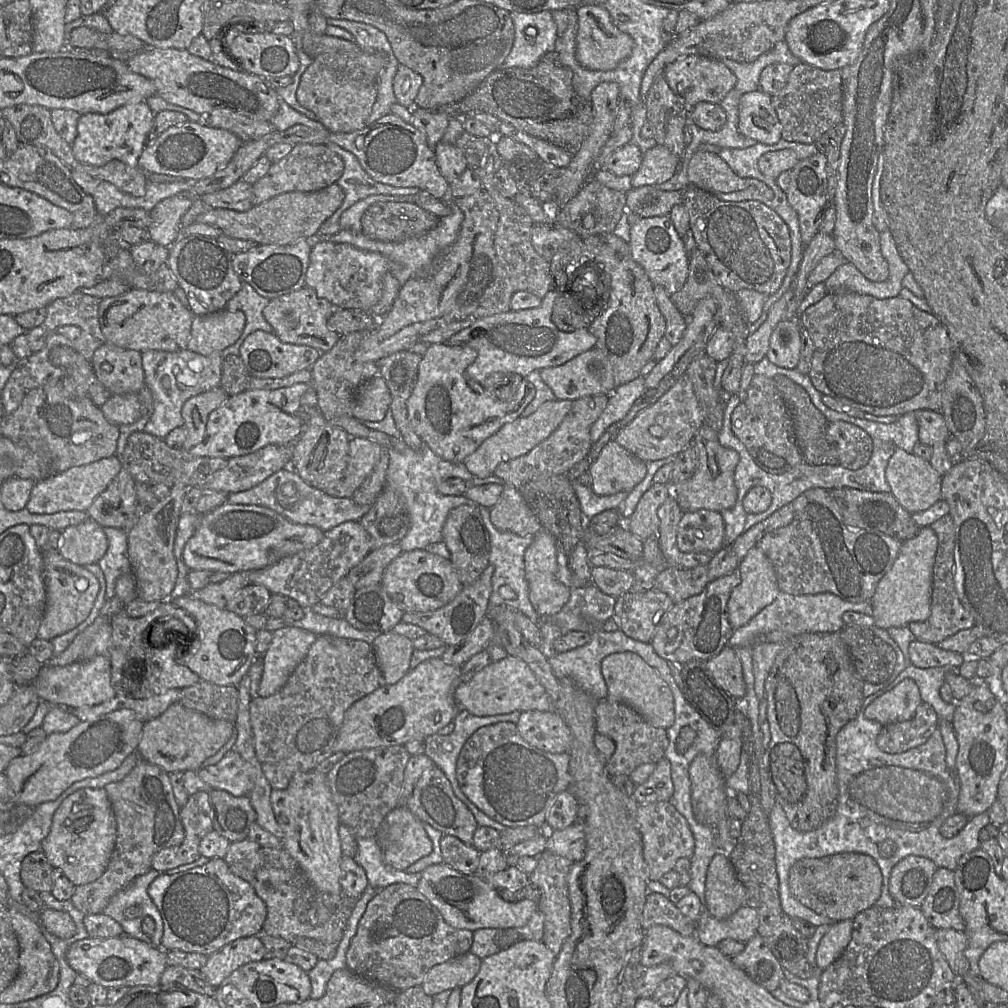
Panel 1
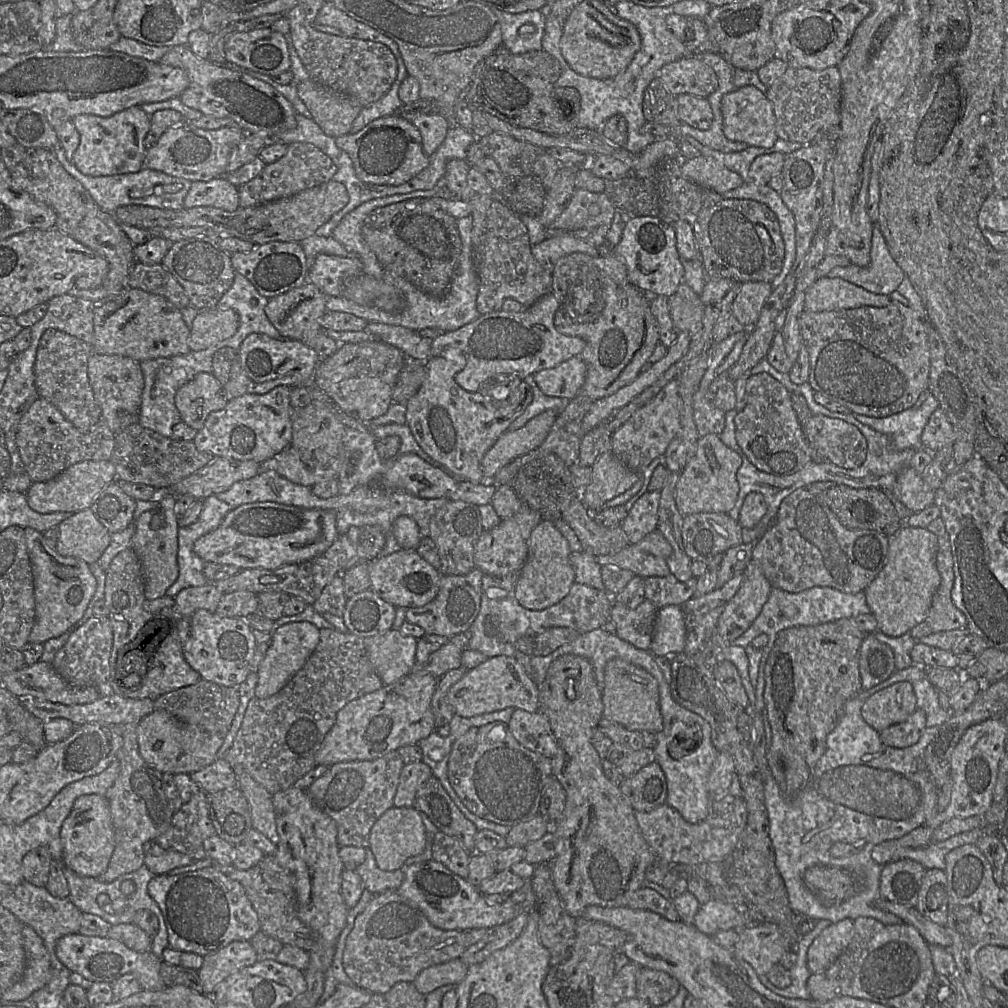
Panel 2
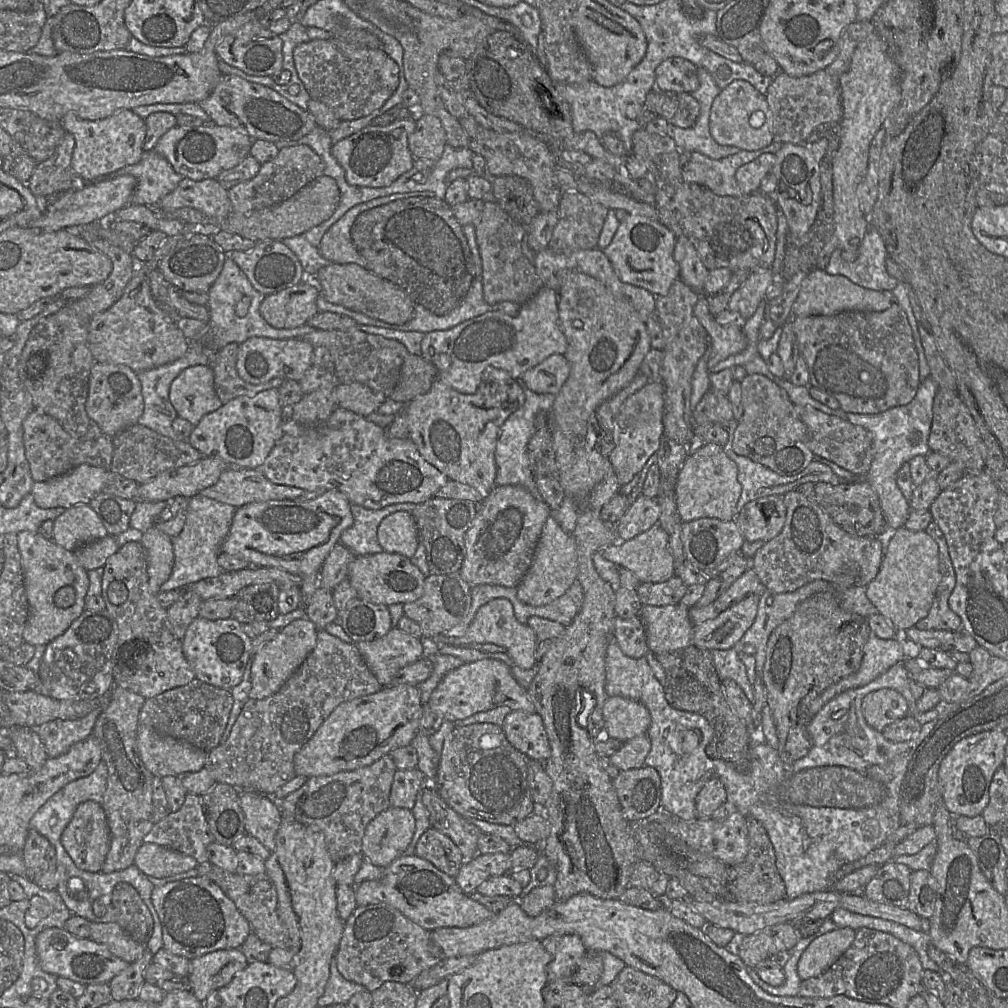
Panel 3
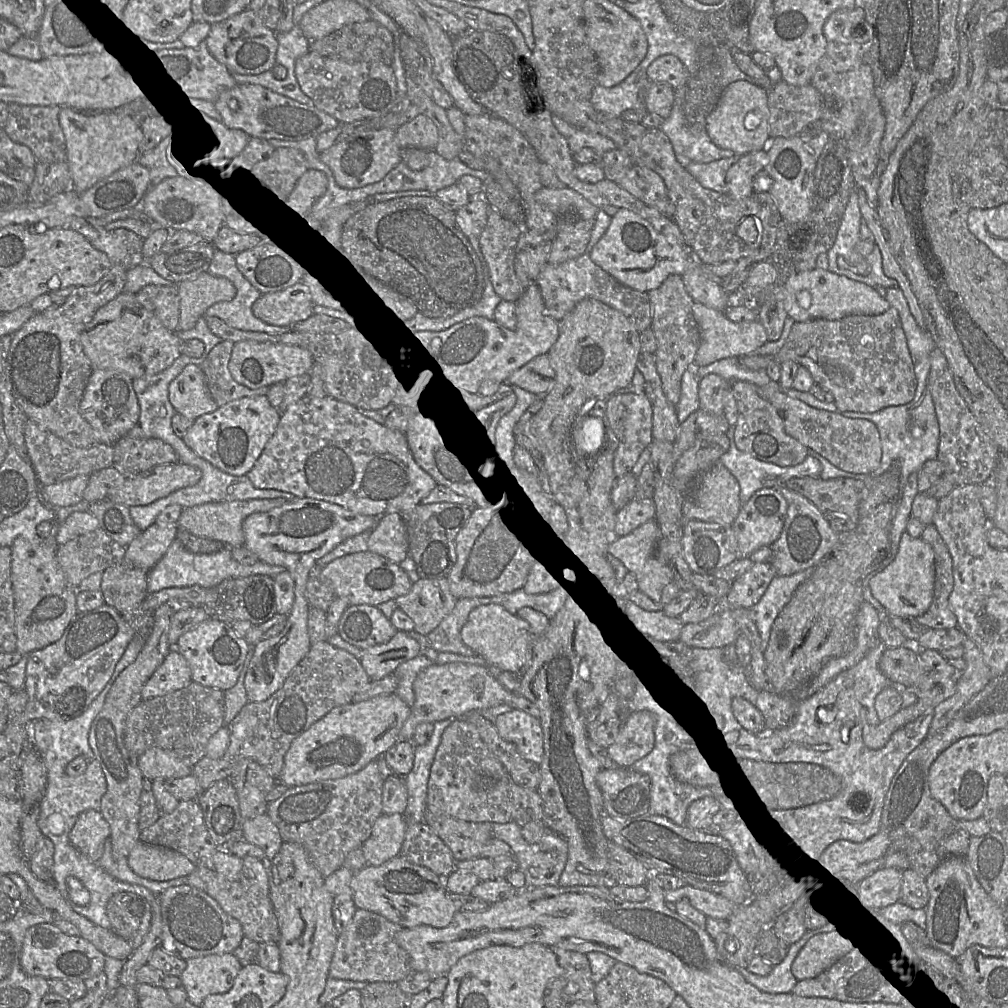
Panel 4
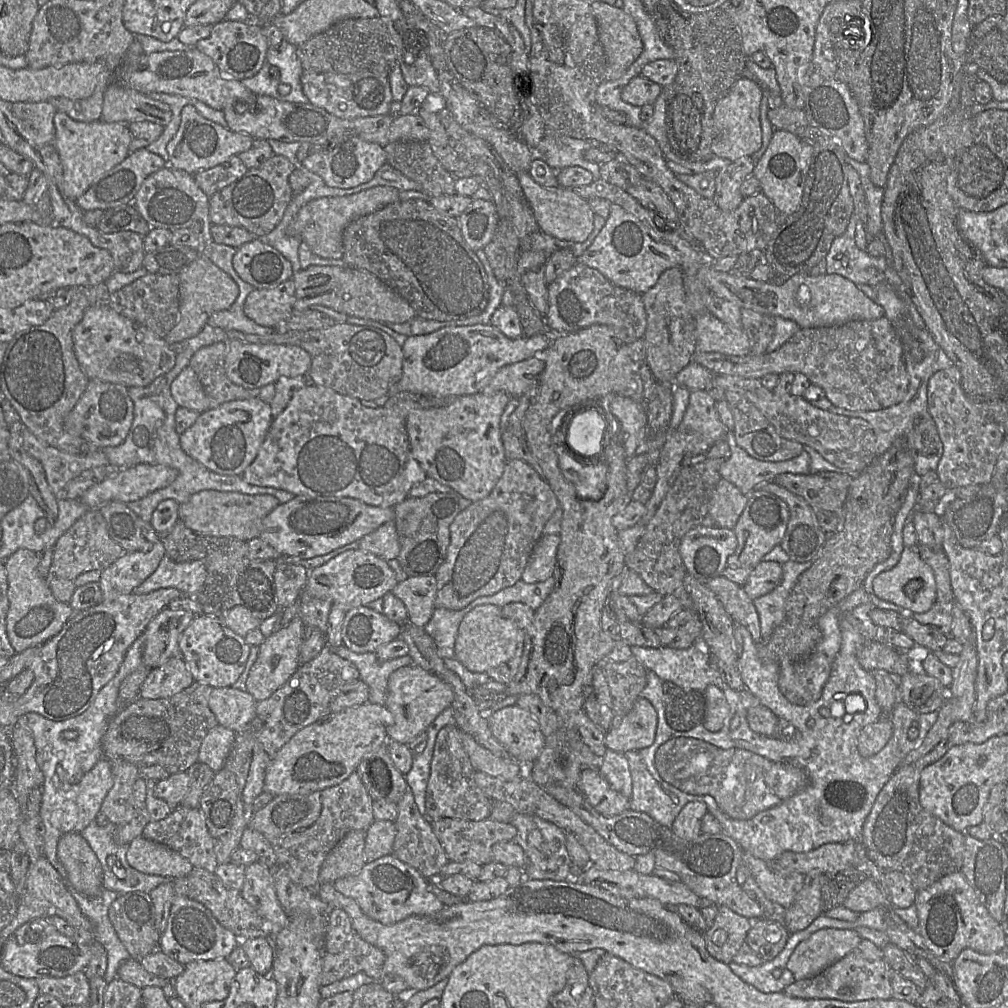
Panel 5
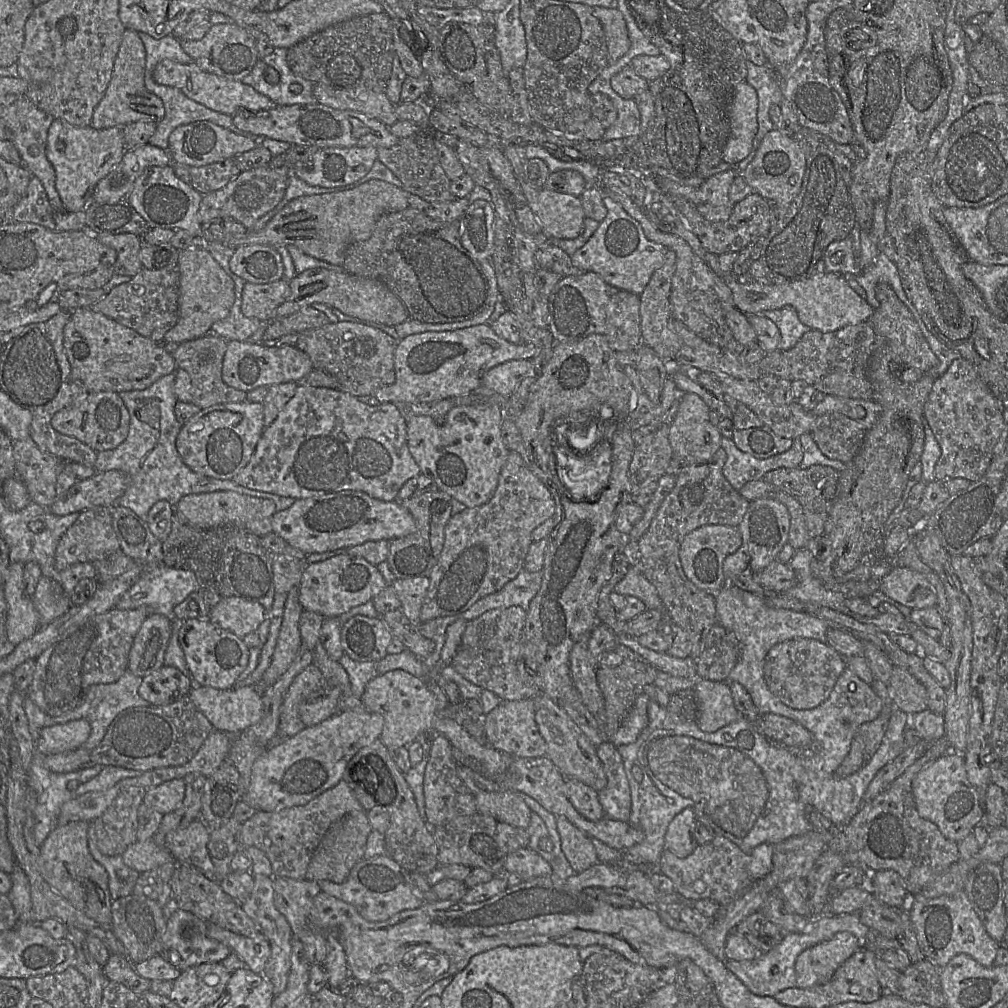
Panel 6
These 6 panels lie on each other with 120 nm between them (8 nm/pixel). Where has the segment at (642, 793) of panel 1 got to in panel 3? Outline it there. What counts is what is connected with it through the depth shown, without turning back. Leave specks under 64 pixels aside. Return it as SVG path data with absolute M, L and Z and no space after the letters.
M645 765L620 771L612 784L628 821L642 820L661 810L661 779L655 768Z

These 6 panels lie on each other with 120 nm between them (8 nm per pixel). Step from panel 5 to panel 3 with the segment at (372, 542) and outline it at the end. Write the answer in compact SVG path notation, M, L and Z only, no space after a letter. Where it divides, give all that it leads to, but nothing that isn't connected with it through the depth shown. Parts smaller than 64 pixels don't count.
M397 511L385 517L377 529L377 539L384 552L412 557L419 545L413 516L406 511Z

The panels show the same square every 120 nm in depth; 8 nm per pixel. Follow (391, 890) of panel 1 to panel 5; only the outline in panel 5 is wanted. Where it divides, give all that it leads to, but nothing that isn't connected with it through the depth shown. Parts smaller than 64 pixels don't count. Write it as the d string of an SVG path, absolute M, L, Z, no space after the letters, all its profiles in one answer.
M353 933L338 953L324 953L320 985L325 986L358 972L364 972L376 981L384 976L386 955L382 949Z

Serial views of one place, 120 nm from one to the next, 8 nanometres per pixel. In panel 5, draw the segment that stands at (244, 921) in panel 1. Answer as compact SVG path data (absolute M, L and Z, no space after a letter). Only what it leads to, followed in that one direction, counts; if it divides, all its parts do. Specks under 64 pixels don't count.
M175 895L165 930L161 933L159 949L186 965L195 960L226 958L239 945L238 937L223 927L200 902Z

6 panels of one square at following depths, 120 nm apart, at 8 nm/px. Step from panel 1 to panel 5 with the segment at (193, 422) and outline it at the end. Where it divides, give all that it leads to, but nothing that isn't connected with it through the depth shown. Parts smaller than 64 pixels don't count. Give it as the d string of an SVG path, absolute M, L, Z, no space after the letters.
M187 366L172 381L170 392L179 407L203 413L209 409L203 387L194 370Z

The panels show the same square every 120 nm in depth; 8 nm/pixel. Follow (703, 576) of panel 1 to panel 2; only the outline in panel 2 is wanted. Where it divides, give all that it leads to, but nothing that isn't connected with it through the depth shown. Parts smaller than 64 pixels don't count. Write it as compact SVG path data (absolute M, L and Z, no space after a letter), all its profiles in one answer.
M673 574L664 577L647 577L644 579L645 599L651 601L658 609L668 605L681 606L693 598L697 578L679 581Z

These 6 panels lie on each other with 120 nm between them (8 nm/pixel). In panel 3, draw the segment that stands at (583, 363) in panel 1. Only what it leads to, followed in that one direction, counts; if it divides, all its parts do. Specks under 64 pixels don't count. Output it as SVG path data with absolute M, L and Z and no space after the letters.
M553 354L521 375L525 385L537 394L556 395L566 382L570 366L564 355Z

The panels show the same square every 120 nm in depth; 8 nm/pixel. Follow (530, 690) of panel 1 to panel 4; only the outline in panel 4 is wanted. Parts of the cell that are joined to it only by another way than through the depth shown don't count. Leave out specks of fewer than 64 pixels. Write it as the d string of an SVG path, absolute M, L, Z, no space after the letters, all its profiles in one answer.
M461 662L432 664L417 674L413 682L413 691L415 701L400 730L402 740L411 740L417 725L422 722L434 723L449 717L463 718L470 711L500 704L523 710L536 718L540 715L535 704L514 691L504 688L486 667L477 664Z

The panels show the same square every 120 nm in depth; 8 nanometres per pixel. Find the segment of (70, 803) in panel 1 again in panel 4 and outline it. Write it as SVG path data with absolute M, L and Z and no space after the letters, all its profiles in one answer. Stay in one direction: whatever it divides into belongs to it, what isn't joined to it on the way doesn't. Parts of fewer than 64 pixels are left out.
M100 810L82 812L69 833L71 844L93 862L103 855L104 843L110 837L109 823Z

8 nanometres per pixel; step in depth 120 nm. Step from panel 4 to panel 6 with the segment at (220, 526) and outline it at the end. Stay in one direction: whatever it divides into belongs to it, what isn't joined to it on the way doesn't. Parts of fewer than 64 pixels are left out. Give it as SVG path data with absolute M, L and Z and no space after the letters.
M216 491L191 494L182 497L175 506L175 512L189 523L201 528L214 528L223 525L239 527L258 537L272 532L272 517L276 513L275 503L233 491Z

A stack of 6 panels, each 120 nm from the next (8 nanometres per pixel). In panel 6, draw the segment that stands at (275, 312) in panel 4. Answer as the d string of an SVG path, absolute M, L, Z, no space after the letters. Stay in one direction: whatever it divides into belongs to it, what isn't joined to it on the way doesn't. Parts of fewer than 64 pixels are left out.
M282 278L280 280L266 283L255 284L246 282L242 290L241 311L248 318L257 318L263 324L274 319L274 312L290 295L290 280Z

